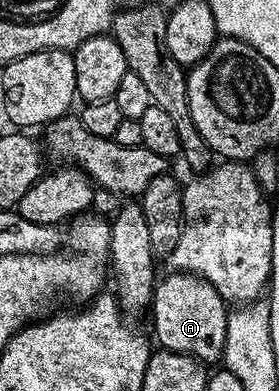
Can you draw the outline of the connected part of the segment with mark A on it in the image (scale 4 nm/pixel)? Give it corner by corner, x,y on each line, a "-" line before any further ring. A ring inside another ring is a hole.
171,271
154,285
154,299
150,301
148,315
154,319
154,336
159,349
192,356
206,366
214,366
222,360
225,350
225,334
228,324
227,301
223,300
206,280
191,272

